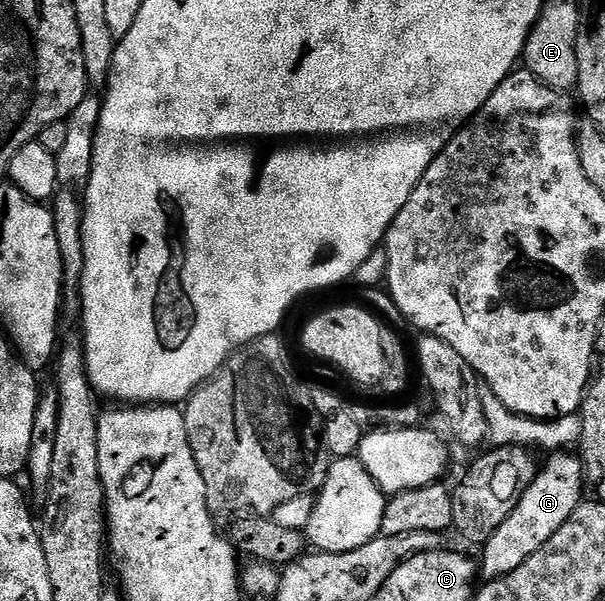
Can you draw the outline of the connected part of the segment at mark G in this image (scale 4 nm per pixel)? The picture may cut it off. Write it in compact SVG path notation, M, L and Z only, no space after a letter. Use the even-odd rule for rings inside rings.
M553 451L548 457L549 462L534 472L515 511L480 550L479 573L482 578L502 577L515 571L515 567L519 567L523 559L531 559L531 555L535 555L535 551L539 551L539 547L543 547L543 543L547 543L547 539L551 539L551 535L555 535L555 531L559 531L559 527L563 527L563 523L571 519L577 506L581 504L581 492L587 488L587 482L580 456L573 451Z

